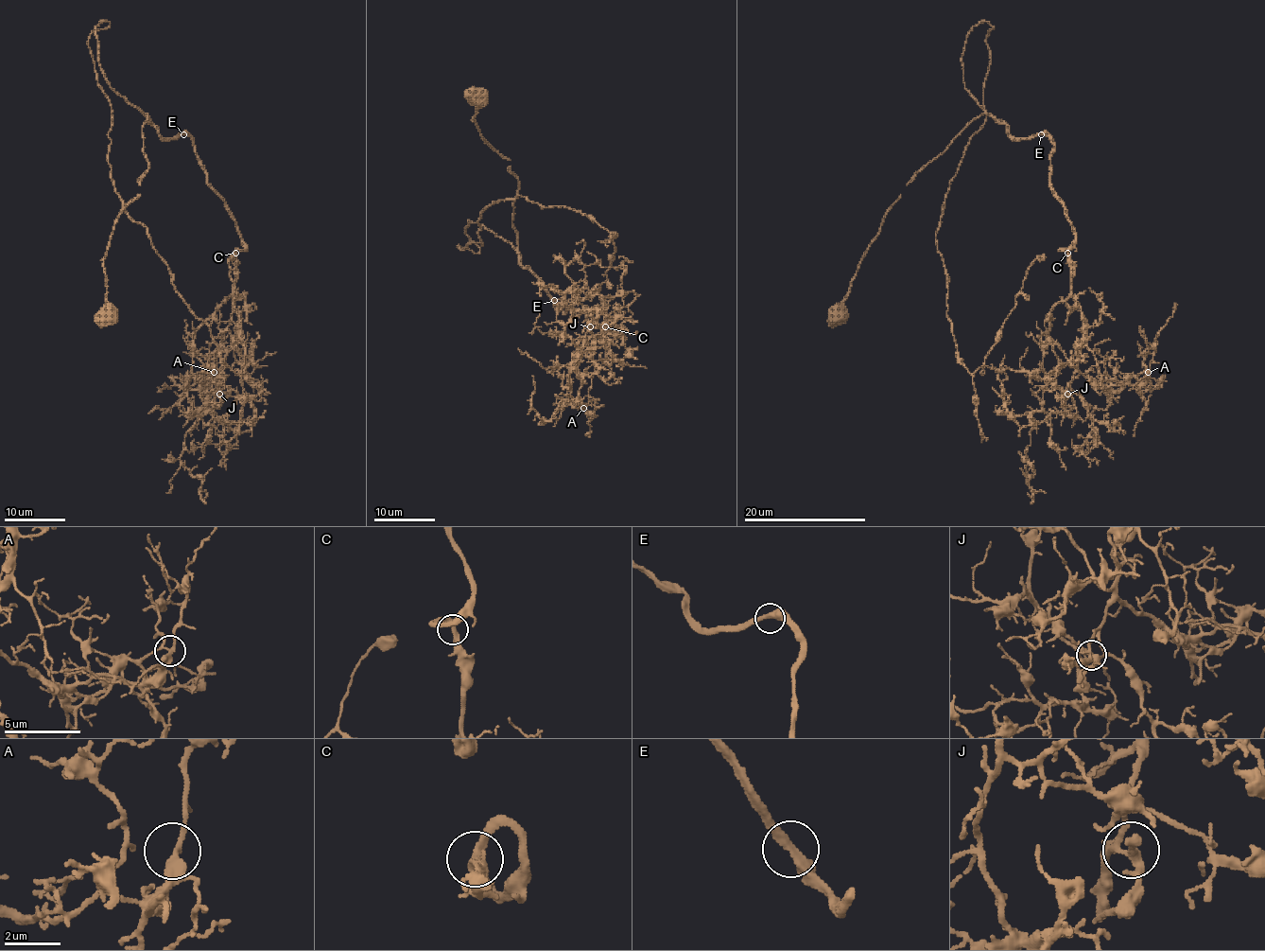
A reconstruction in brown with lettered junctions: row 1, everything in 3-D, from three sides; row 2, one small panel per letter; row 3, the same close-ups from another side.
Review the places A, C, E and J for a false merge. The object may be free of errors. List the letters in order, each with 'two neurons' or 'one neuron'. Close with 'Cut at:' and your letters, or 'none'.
A: one neuron
C: one neuron
E: one neuron
J: one neuron
Cut at: none

